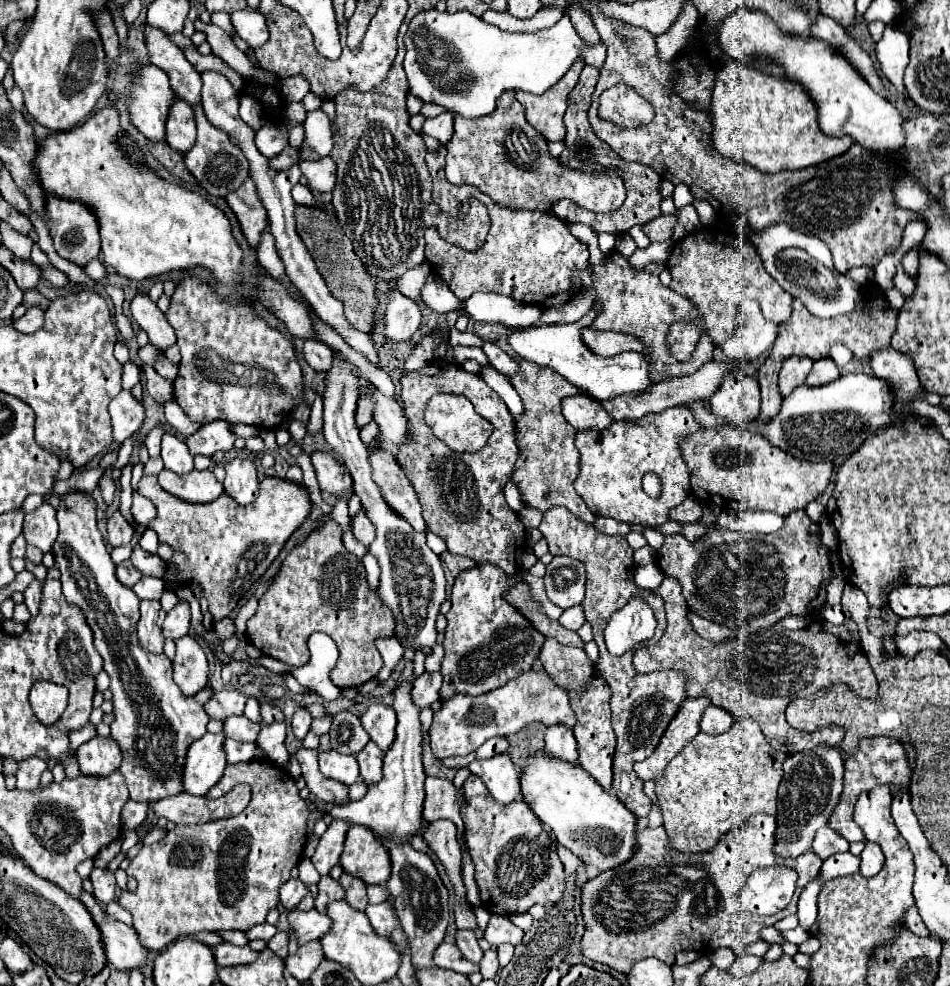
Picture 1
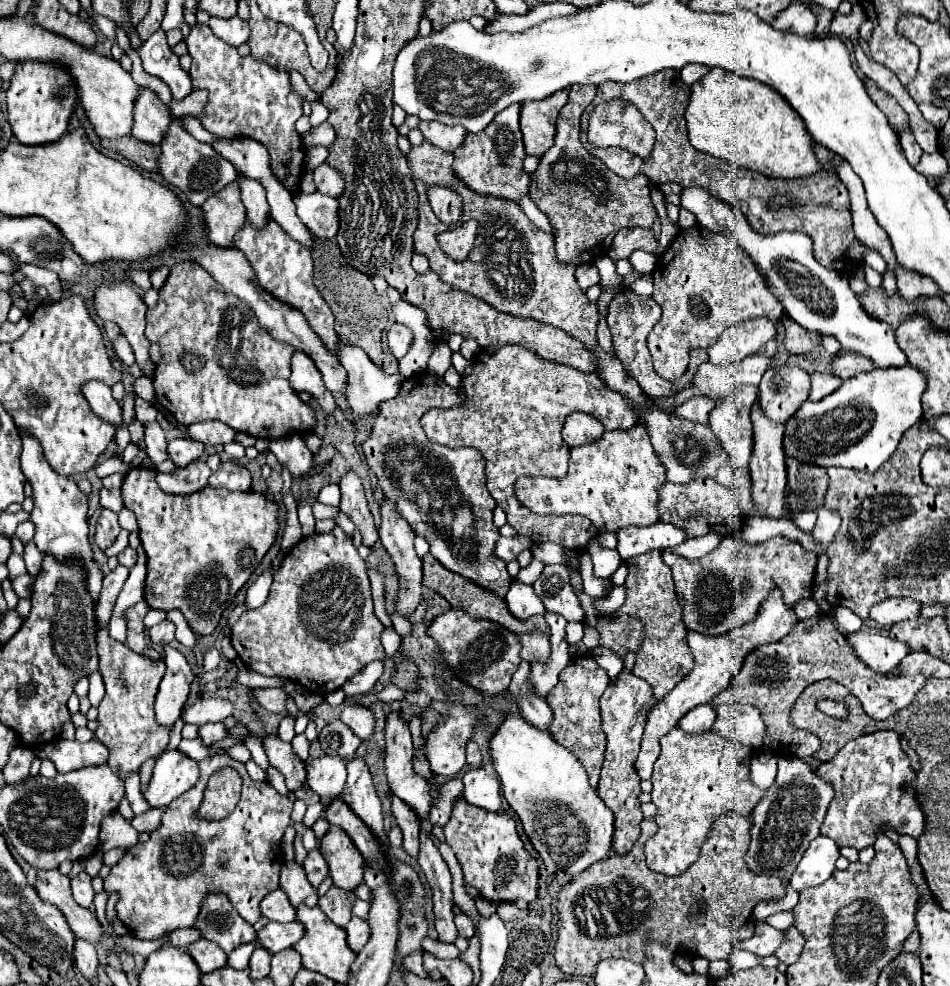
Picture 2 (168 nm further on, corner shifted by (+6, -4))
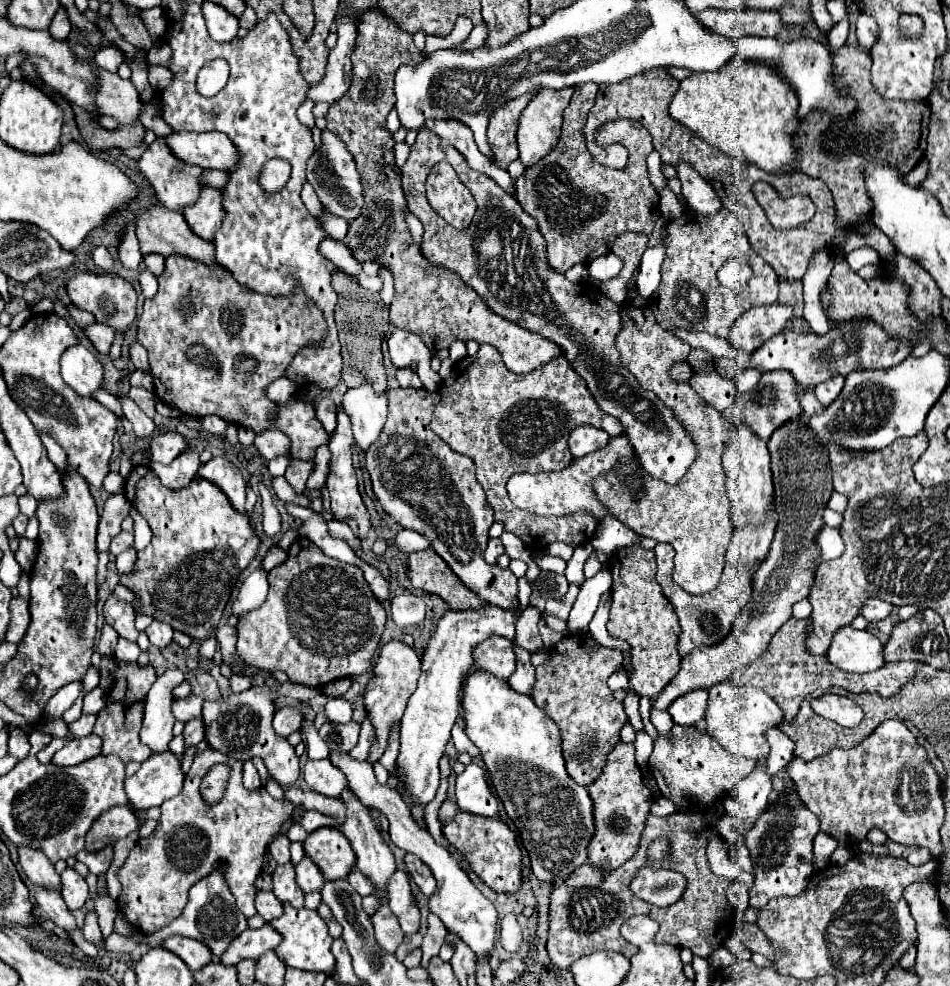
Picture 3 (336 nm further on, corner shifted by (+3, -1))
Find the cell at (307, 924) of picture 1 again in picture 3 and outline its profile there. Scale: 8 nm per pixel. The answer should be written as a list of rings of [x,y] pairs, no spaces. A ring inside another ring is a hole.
[[[265,922],[259,930],[245,930],[239,938],[235,938],[235,942],[231,942],[227,954],[223,954],[221,962],[225,966],[235,966],[243,958],[257,960],[263,952],[275,950],[281,940],[283,940],[283,936],[279,936],[279,932],[271,924]]]

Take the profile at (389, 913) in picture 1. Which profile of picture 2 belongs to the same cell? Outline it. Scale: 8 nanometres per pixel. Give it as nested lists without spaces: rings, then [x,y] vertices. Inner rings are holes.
[[[352,917],[352,921],[348,923],[346,927],[346,941],[348,941],[348,947],[352,951],[360,951],[366,941],[370,937],[370,927],[364,919],[358,919],[358,917]]]

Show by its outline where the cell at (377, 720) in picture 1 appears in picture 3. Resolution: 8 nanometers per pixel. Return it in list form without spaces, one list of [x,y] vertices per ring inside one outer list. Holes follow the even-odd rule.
[[[333,698],[325,704],[325,714],[331,722],[351,722],[353,720],[353,706],[345,698]]]

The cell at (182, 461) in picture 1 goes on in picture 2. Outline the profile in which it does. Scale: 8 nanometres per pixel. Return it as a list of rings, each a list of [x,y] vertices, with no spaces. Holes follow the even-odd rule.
[[[154,421],[154,423],[144,423],[144,445],[146,445],[146,453],[152,459],[152,463],[162,463],[168,459],[166,453],[166,437],[162,427]]]

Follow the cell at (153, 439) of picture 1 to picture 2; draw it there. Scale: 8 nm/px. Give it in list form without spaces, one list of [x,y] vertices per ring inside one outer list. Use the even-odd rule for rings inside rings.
[[[136,397],[136,419],[140,423],[148,423],[148,421],[156,421],[156,407],[140,397]]]

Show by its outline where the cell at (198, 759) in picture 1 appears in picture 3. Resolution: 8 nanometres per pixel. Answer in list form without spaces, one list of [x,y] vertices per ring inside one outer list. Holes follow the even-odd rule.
[[[173,752],[151,754],[141,768],[125,778],[125,790],[133,808],[161,806],[167,798],[177,796],[183,790],[185,772]]]

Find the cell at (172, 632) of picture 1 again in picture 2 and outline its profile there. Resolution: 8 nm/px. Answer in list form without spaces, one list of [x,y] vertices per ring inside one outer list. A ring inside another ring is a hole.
[[[162,621],[158,625],[154,625],[152,629],[148,629],[148,637],[150,641],[156,645],[168,645],[174,639],[174,623],[172,621]]]

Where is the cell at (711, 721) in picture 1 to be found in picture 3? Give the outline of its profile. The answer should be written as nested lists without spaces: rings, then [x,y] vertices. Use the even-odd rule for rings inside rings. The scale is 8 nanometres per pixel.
[[[693,690],[685,694],[683,698],[677,698],[669,708],[673,722],[681,726],[699,724],[705,718],[705,712],[707,712],[707,692],[705,690]]]

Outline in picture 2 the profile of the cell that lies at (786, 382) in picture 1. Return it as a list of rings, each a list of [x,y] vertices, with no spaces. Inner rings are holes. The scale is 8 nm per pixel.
[[[778,367],[764,373],[760,385],[758,405],[764,415],[776,423],[788,423],[792,413],[808,399],[810,375],[800,367]]]

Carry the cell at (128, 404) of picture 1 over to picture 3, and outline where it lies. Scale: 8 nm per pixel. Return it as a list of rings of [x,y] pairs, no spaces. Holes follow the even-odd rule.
[[[71,346],[61,358],[61,376],[63,380],[83,396],[93,396],[93,392],[103,388],[103,364],[85,348]]]

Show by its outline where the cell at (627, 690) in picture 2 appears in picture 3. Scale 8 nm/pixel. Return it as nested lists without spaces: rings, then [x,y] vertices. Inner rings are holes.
[[[619,742],[609,752],[607,764],[599,780],[595,780],[595,784],[591,784],[587,790],[591,794],[591,800],[595,802],[595,820],[597,820],[595,822],[597,832],[595,832],[595,838],[591,840],[589,862],[603,870],[619,868],[637,852],[637,844],[645,828],[645,818],[653,802],[651,792],[641,782],[641,770],[637,768],[637,762],[635,762],[635,744]]]

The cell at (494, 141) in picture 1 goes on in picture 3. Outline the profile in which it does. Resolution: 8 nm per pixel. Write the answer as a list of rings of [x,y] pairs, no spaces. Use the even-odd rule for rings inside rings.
[[[523,94],[511,102],[507,102],[505,106],[501,106],[499,110],[495,110],[491,122],[489,122],[489,132],[487,132],[487,140],[493,152],[491,162],[497,168],[507,170],[507,166],[519,158],[519,150],[517,150],[517,122],[519,116],[523,112],[523,108],[529,104],[529,100],[533,98],[533,94]]]

